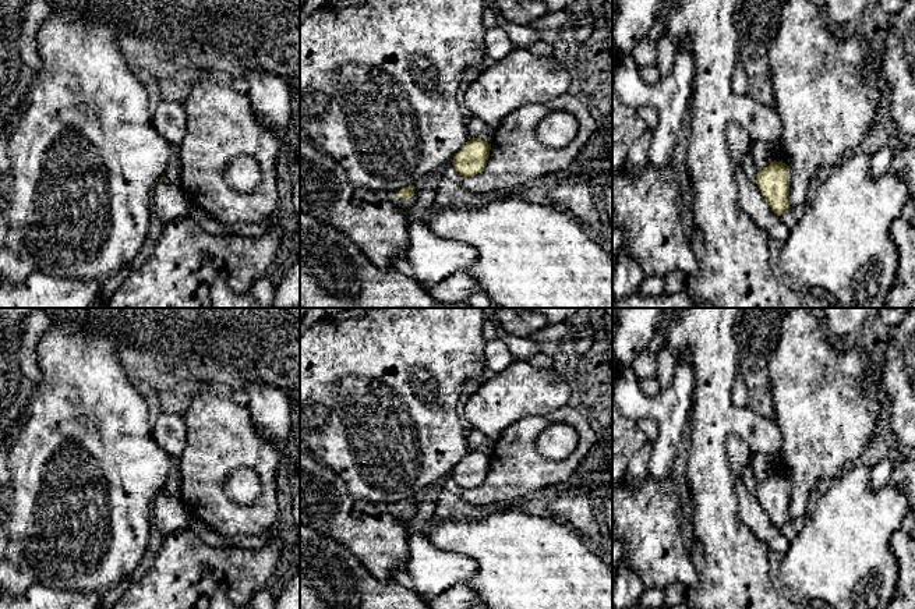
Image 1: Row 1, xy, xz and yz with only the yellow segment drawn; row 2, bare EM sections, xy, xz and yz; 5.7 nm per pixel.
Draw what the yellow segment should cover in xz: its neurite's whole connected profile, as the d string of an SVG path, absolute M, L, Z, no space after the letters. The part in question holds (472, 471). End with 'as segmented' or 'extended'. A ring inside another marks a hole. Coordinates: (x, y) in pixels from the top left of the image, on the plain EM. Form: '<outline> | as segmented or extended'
M471 450L455 468L452 477L464 489L481 485L490 468L491 456L480 450Z | as segmented

